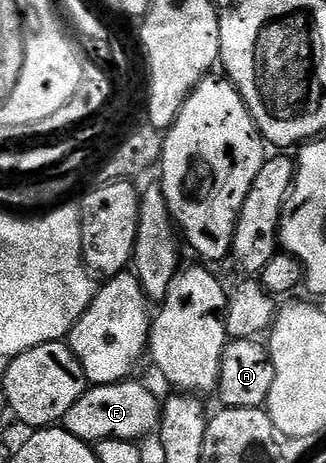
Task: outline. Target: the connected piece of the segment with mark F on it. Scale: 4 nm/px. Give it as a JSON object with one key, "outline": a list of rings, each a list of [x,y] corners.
{"outline":[[[132,382],[89,386],[84,395],[74,401],[74,405],[70,405],[70,409],[65,413],[62,420],[64,430],[89,445],[95,445],[101,439],[140,441],[143,440],[143,435],[148,435],[151,431],[153,434],[160,426],[161,400],[152,396],[150,388]]]}

